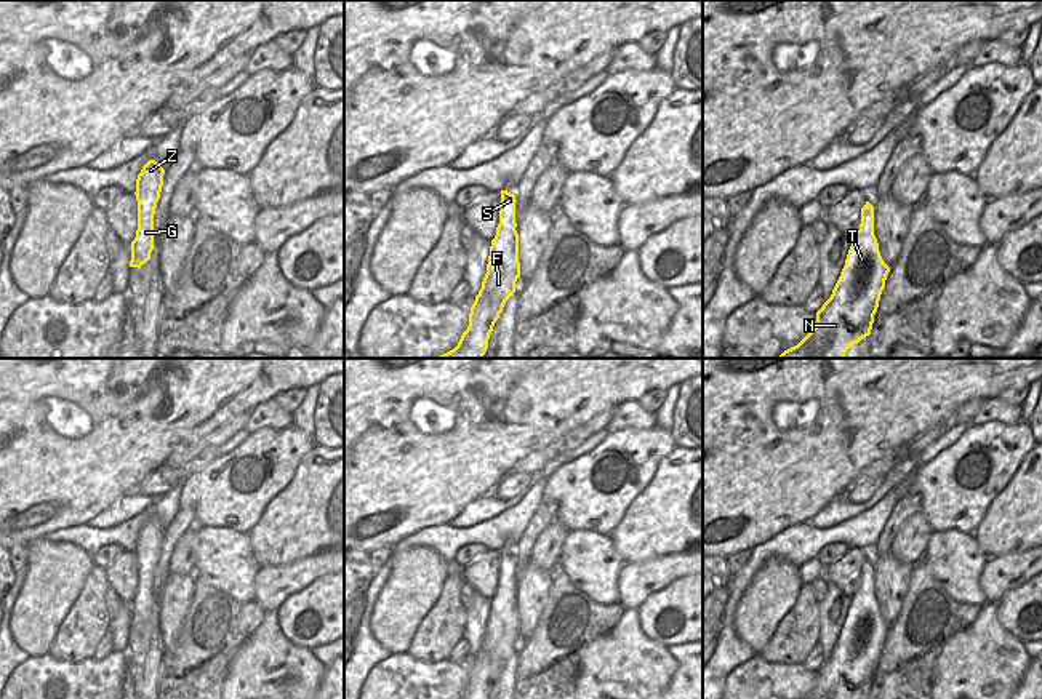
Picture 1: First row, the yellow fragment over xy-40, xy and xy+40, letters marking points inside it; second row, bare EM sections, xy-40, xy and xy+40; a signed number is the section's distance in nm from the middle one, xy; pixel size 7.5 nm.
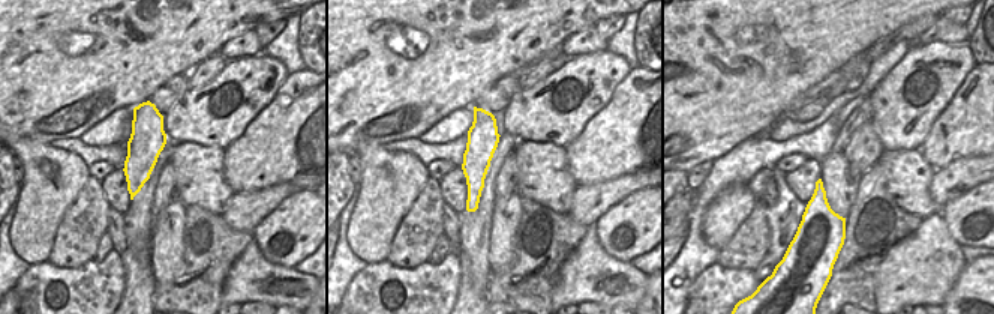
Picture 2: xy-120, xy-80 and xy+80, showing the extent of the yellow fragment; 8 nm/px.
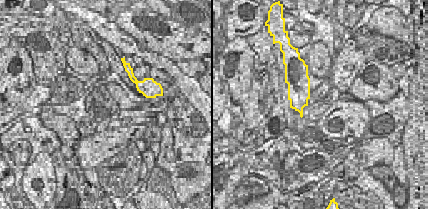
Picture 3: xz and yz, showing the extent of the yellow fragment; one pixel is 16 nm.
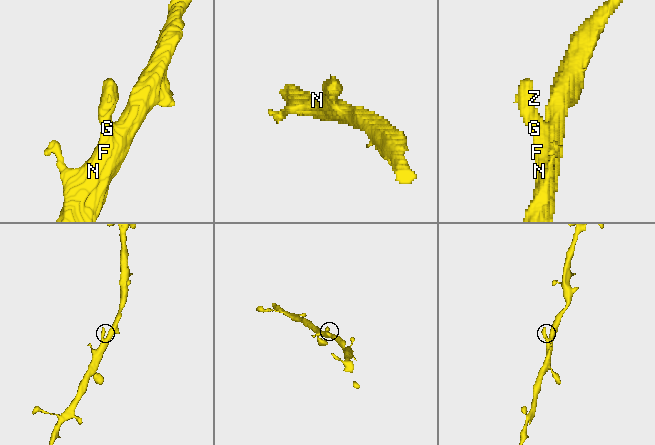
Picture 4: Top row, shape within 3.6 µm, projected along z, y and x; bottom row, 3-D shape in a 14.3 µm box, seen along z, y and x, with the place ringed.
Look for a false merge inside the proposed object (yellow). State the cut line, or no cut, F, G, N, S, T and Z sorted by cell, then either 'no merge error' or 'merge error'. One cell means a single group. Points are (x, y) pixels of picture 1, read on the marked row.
no cut; F G N S T Z; no merge error

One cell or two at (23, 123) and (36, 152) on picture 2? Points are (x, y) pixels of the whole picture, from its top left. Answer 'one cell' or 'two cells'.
two cells

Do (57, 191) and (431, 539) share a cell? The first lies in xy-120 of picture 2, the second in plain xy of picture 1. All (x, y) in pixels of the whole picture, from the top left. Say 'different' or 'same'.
different

